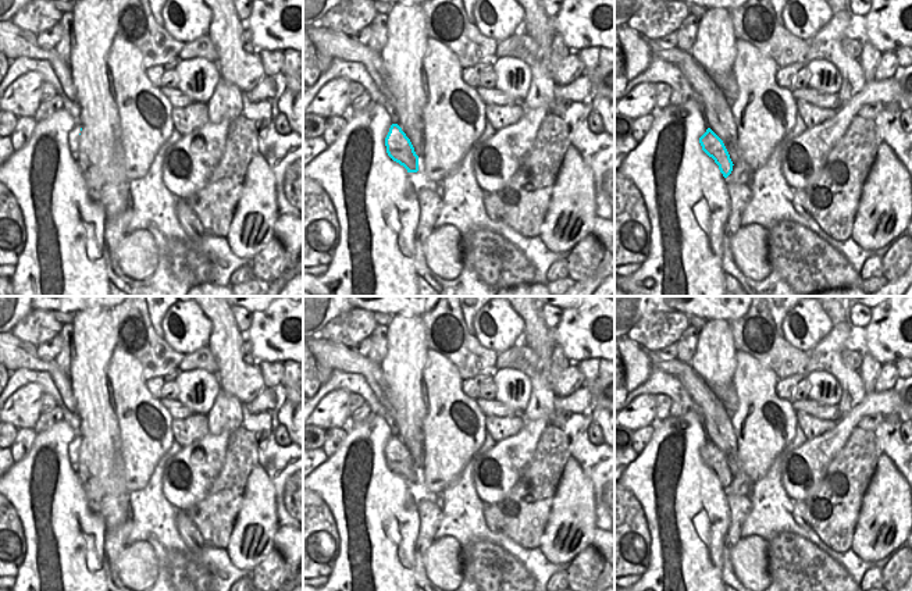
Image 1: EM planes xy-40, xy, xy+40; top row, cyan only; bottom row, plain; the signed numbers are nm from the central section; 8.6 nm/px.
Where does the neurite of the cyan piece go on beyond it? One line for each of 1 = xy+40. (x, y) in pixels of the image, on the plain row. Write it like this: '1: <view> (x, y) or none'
1: none

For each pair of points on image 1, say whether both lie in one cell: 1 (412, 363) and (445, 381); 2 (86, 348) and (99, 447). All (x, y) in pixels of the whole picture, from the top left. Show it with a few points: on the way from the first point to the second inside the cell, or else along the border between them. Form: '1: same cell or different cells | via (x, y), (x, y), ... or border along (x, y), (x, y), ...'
1: different cells | border along (427, 349), (421, 383)
2: same cell | via (89, 373), (89, 390), (98, 422)

